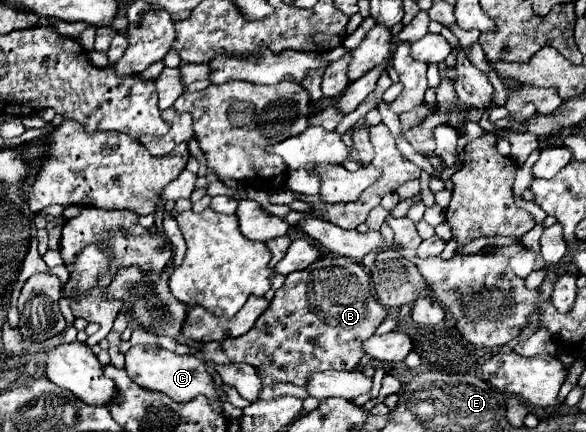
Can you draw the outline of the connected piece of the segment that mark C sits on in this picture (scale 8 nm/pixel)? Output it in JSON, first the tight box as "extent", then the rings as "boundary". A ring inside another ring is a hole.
{"extent":[125,344,223,414],"boundary":[[[137,344],[125,354],[125,370],[133,382],[137,382],[149,390],[163,392],[175,402],[189,402],[195,396],[205,396],[209,400],[211,408],[217,414],[223,414],[221,396],[215,390],[213,376],[209,372],[209,368],[205,366],[205,362],[201,362],[195,356],[189,356],[189,354],[179,356],[179,354],[173,354],[165,348],[159,348],[157,344]]]}

